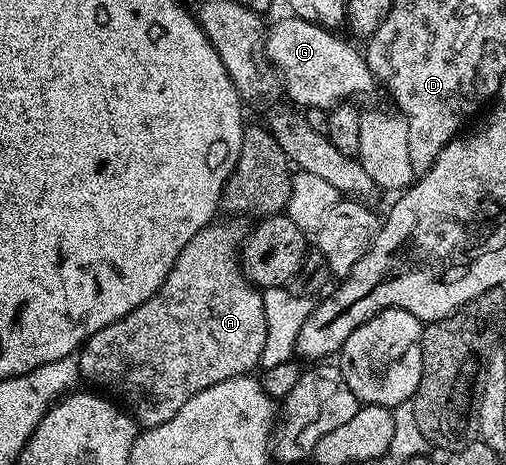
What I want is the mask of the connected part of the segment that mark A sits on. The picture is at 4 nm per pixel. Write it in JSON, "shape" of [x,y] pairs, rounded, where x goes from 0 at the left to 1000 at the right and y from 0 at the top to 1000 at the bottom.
{"shape":[[[417,480],[393,497],[393,505],[354,540],[354,557],[346,557],[340,583],[291,652],[204,703],[204,712],[188,712],[188,720],[180,720],[156,753],[162,813],[225,856],[241,854],[231,858],[253,873],[273,916],[287,923],[330,910],[330,901],[338,901],[346,884],[354,884],[354,875],[393,841],[458,811],[498,804],[500,791],[506,796],[514,787],[528,738],[518,624],[490,604],[476,581],[472,529],[480,499],[474,488],[429,482]]]}

